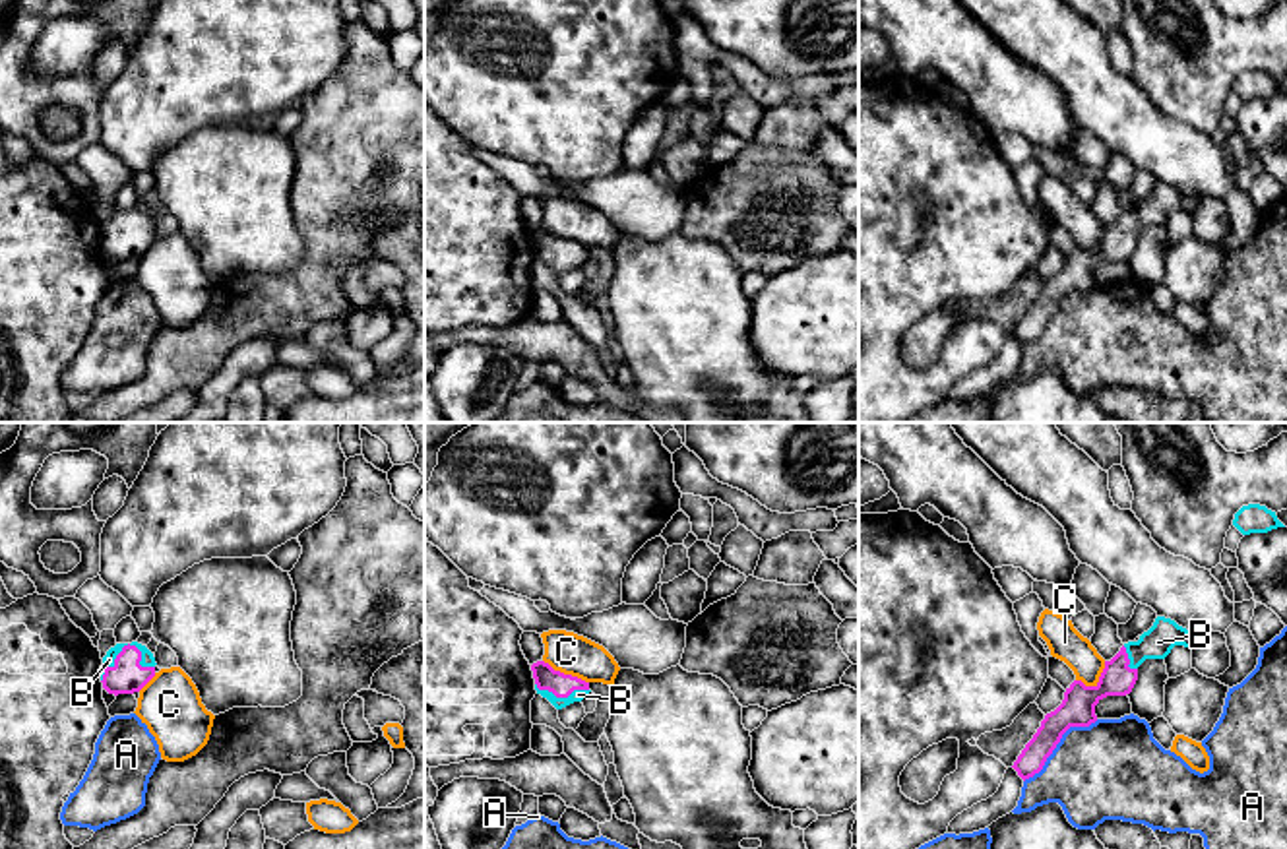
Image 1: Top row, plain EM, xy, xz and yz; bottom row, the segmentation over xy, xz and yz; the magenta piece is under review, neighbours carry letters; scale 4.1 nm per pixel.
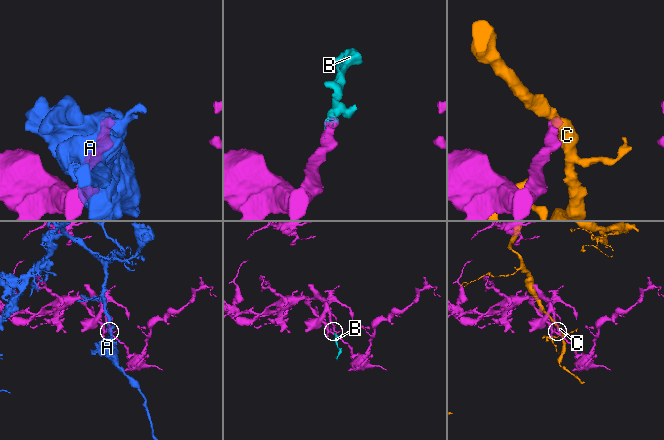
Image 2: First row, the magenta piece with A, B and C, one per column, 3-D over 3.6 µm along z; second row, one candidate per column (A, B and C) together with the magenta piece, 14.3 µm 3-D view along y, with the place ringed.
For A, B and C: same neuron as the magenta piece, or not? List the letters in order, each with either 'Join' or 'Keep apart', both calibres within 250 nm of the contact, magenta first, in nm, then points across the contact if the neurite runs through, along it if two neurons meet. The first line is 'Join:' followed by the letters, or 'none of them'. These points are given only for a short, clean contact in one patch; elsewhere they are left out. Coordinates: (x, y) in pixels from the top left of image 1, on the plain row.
Join: B
A: Keep apart. Thickness 140 nm (magenta) against 420 nm
B: Join. Thickness 140 nm (magenta) against 50 nm. Path across: xy (126, 243), (128, 210), (109, 225)
C: Keep apart. Thickness 100 nm (magenta) against 170 nm. Boundary: xz (543, 225), (555, 235), (588, 249)

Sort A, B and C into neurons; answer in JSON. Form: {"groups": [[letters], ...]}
{"groups": [["A"], ["B"], ["C"]]}

